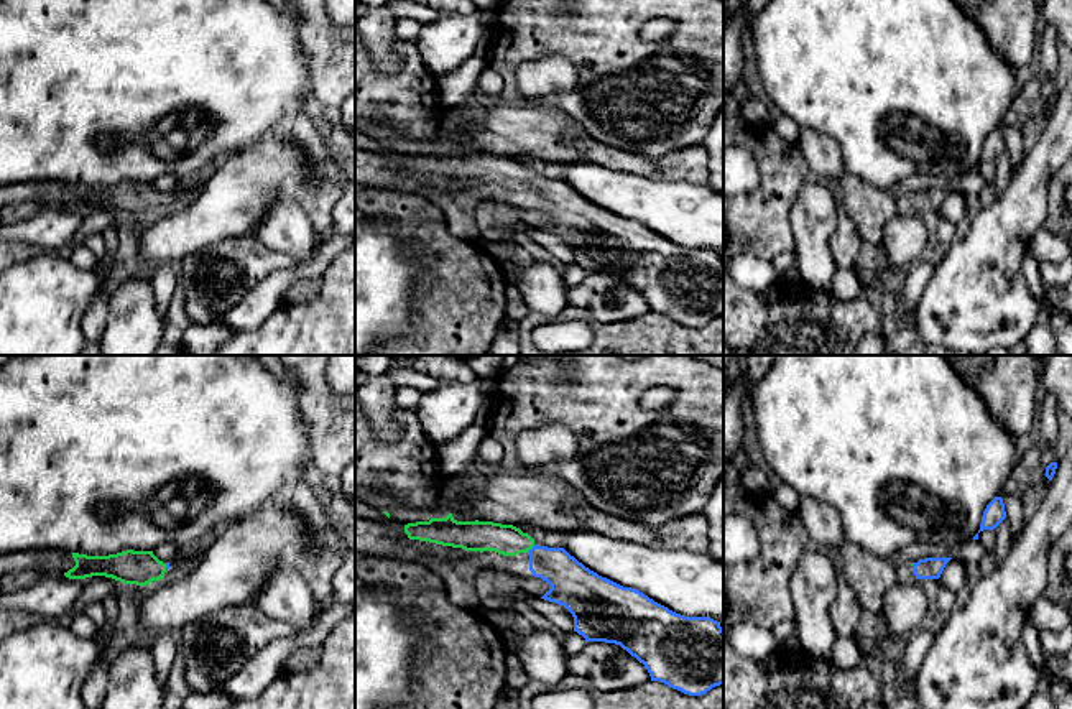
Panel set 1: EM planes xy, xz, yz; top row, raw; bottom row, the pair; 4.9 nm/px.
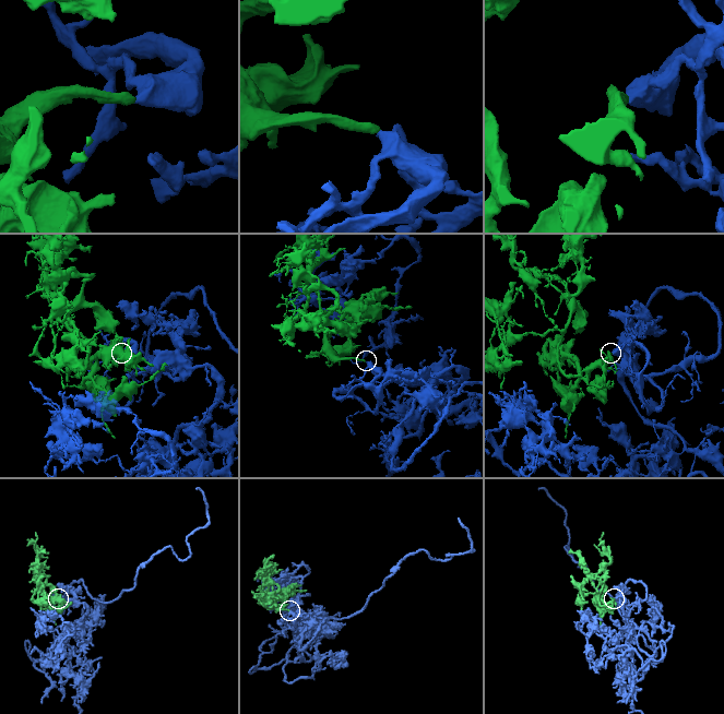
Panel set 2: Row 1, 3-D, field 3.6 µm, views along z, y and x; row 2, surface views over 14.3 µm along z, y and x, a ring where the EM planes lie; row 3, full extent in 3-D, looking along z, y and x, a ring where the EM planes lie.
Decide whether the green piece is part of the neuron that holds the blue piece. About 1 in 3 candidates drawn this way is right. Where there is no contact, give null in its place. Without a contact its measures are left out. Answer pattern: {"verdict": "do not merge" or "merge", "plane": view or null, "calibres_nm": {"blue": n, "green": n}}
{"verdict": "merge", "plane": "xz", "calibres_nm": {"blue": 200, "green": 150}}

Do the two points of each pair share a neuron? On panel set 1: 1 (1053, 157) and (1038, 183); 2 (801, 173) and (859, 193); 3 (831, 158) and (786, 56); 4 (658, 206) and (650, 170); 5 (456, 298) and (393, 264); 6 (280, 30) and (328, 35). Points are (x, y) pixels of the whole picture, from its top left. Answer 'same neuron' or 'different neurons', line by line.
1: same neuron
2: different neurons
3: different neurons
4: different neurons
5: different neurons
6: different neurons

